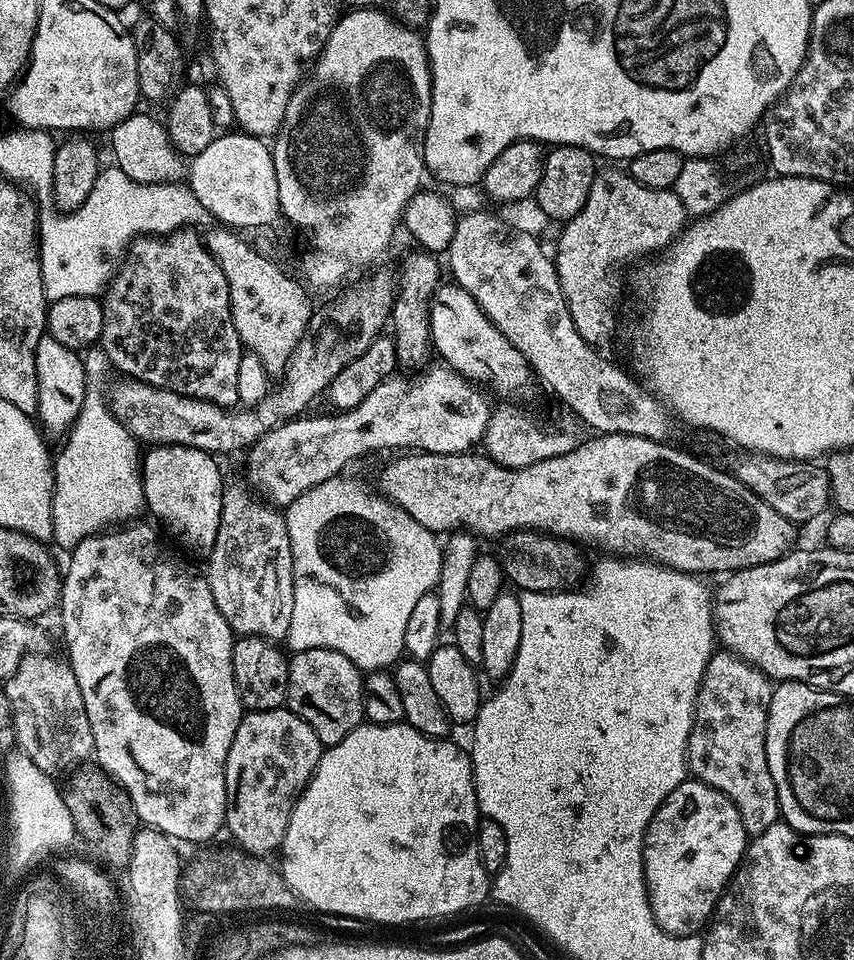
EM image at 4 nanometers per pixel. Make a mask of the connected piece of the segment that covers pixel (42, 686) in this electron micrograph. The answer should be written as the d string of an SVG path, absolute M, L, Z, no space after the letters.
M34 656L25 657L19 671L5 681L2 691L11 706L10 722L19 749L40 770L51 776L59 776L68 770L79 769L85 765L82 763L93 757L93 731L71 665L63 659Z

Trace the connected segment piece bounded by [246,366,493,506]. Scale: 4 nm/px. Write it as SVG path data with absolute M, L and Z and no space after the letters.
M425 367L415 374L393 374L382 381L358 406L347 410L336 410L333 416L312 416L304 414L288 420L278 430L270 430L251 448L247 449L248 468L253 478L264 487L267 499L276 506L293 504L298 497L314 486L341 475L347 464L363 458L367 452L384 452L387 448L396 450L419 450L454 454L472 452L483 441L484 431L492 417L493 405L479 392L477 385L465 376L459 376L453 368Z

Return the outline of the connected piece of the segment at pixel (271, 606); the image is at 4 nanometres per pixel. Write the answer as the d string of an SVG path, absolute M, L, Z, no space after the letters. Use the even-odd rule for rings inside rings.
M242 481L225 483L222 494L222 518L218 526L218 538L214 550L206 557L206 575L210 594L222 610L222 618L240 636L264 636L268 640L283 641L290 630L290 618L294 615L294 582L292 581L292 551L290 534L286 530L284 512L267 499L255 496Z

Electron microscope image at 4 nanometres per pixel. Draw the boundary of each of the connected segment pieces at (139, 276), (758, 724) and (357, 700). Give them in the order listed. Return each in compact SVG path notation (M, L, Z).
M181 230L179 232L170 232L167 236L146 236L136 240L129 246L128 251L120 265L119 272L112 277L112 283L103 293L102 303L104 305L104 325L98 344L103 348L104 353L111 361L113 369L125 377L140 380L143 384L158 386L166 390L174 390L183 396L193 396L199 400L209 400L223 408L233 409L240 404L238 398L238 362L242 355L242 345L240 335L232 321L232 307L230 306L230 294L228 293L228 283L226 274L218 266L218 262L208 249L204 247L204 241L199 235Z
M727 650L713 651L710 662L704 671L704 681L700 683L700 693L696 699L696 713L694 714L694 722L690 730L690 738L688 739L689 773L703 784L708 784L714 790L726 794L726 798L730 798L730 802L734 802L734 806L738 806L738 814L742 814L742 826L748 831L749 837L762 834L762 830L770 830L770 826L774 826L781 819L778 790L774 786L774 778L770 774L770 766L766 762L766 722L768 721L768 711L770 710L770 698L772 697L773 687L773 681L769 677L765 676L759 668L755 668L753 664L746 663L736 653Z
M311 648L301 652L292 652L288 661L288 698L286 707L314 734L318 734L321 745L337 744L350 734L359 724L365 723L364 676L360 669L346 658L346 654L338 654L338 650Z

